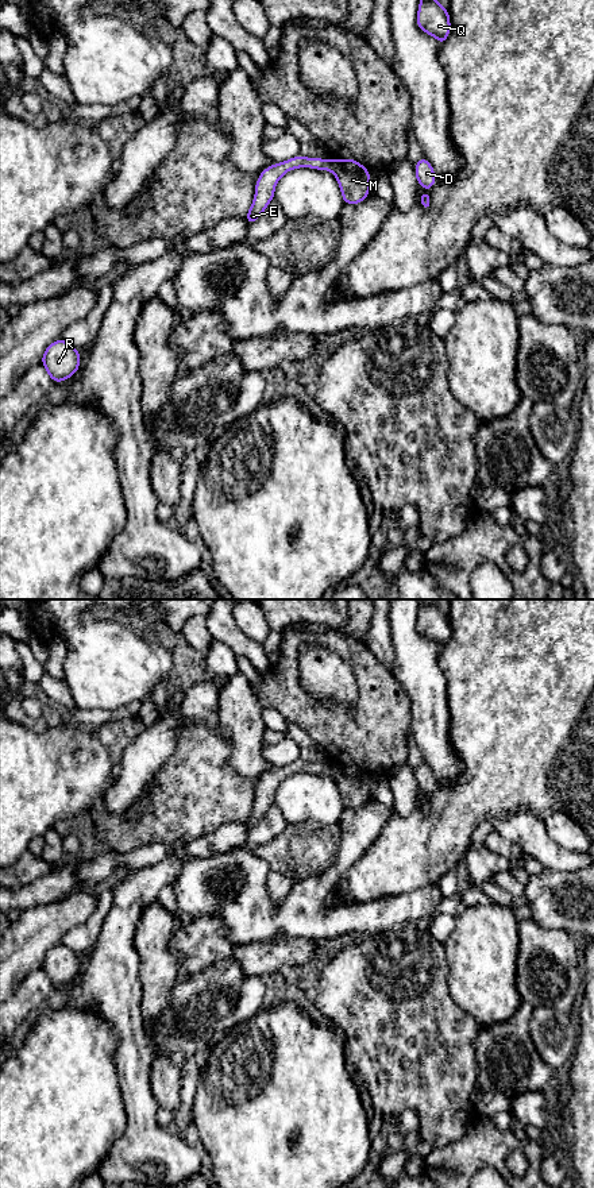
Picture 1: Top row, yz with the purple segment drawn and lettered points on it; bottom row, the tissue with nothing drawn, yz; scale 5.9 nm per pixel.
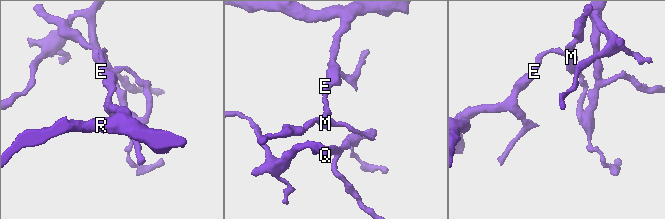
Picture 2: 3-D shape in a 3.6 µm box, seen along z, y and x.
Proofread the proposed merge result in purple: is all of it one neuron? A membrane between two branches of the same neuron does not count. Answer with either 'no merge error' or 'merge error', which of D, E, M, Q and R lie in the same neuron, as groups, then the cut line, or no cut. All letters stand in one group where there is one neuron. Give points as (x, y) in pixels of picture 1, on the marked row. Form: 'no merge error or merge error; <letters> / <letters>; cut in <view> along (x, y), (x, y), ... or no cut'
merge error; D M Q / E R; cut in yz along (334, 161), (331, 169)

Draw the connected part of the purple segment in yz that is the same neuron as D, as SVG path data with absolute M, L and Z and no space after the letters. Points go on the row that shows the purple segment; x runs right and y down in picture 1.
M423 155L423 158L414 165L417 182L424 189L432 189L436 177L435 170L427 161L427 158Z

